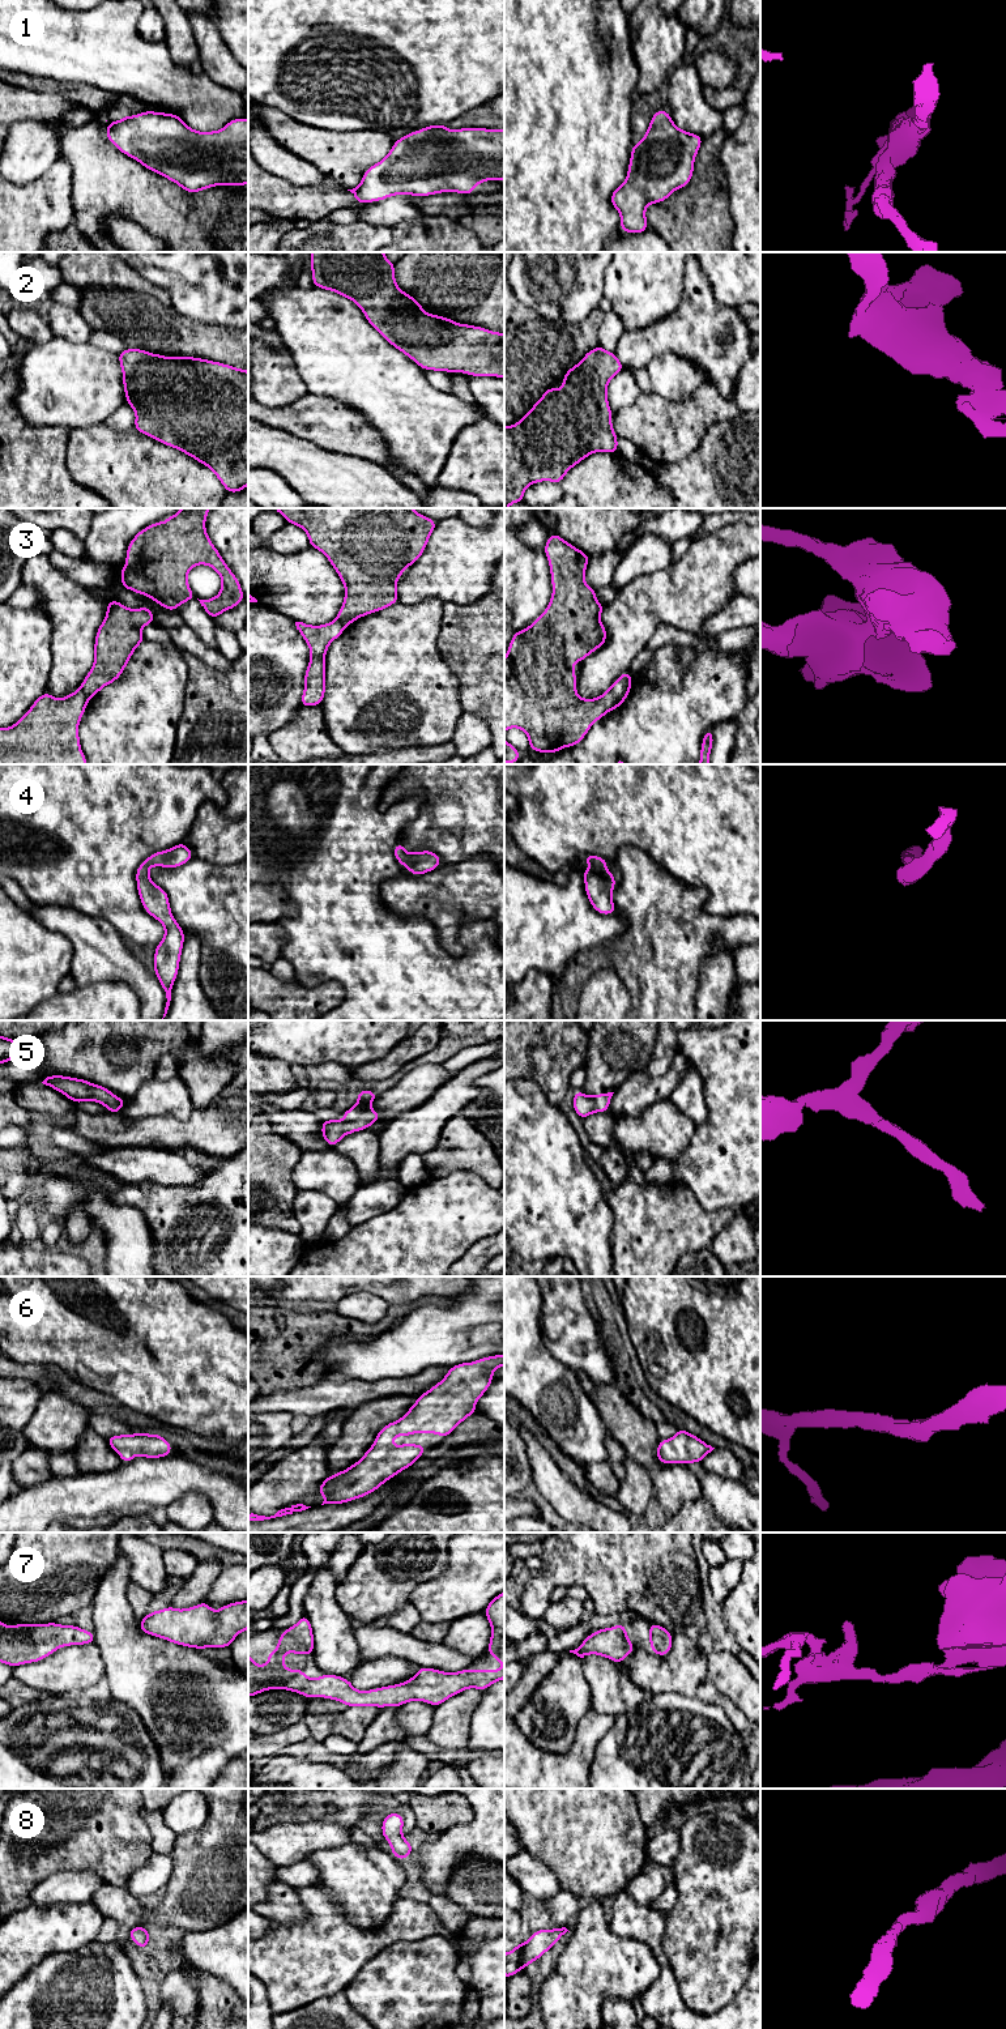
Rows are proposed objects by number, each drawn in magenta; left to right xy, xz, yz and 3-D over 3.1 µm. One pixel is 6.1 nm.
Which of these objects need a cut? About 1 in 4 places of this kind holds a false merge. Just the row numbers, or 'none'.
3

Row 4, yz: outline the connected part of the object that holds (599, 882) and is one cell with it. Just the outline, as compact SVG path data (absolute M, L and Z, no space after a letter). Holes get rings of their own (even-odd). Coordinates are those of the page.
M587 854L583 857L583 861L588 862L592 868L583 870L585 892L589 899L591 905L600 915L611 915L618 909L613 903L611 892L617 881L605 865L609 860L605 860L598 856Z

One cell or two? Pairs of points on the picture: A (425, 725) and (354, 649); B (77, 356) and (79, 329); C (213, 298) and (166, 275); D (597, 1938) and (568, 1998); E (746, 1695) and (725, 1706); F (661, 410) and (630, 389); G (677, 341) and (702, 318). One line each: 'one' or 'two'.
A: one
B: two
C: one
D: one
E: two
F: two
G: one

